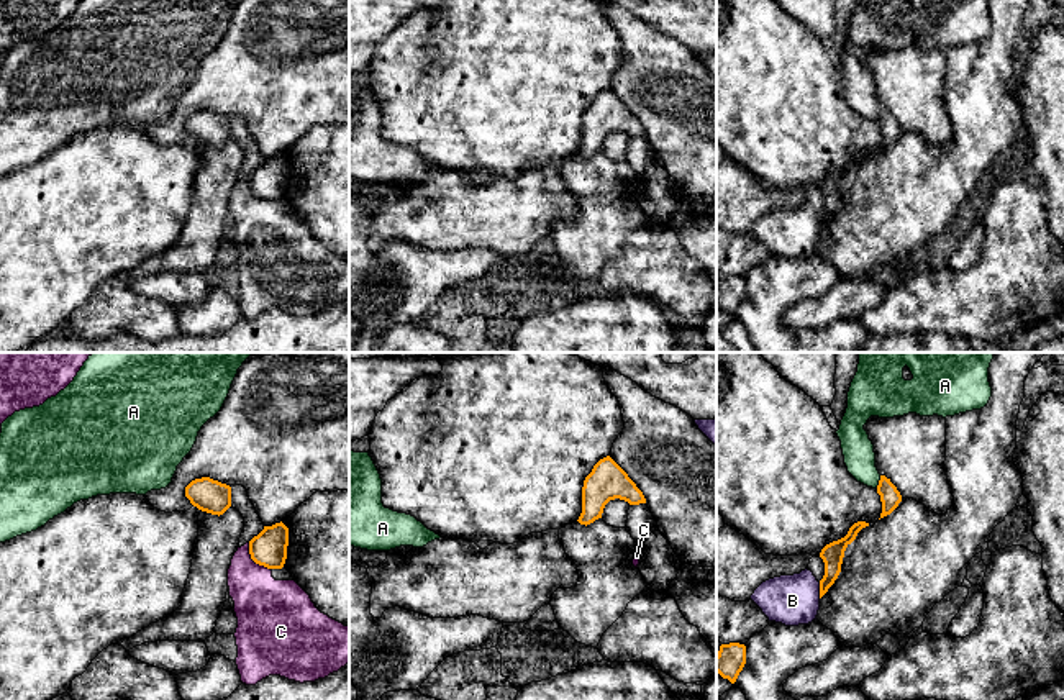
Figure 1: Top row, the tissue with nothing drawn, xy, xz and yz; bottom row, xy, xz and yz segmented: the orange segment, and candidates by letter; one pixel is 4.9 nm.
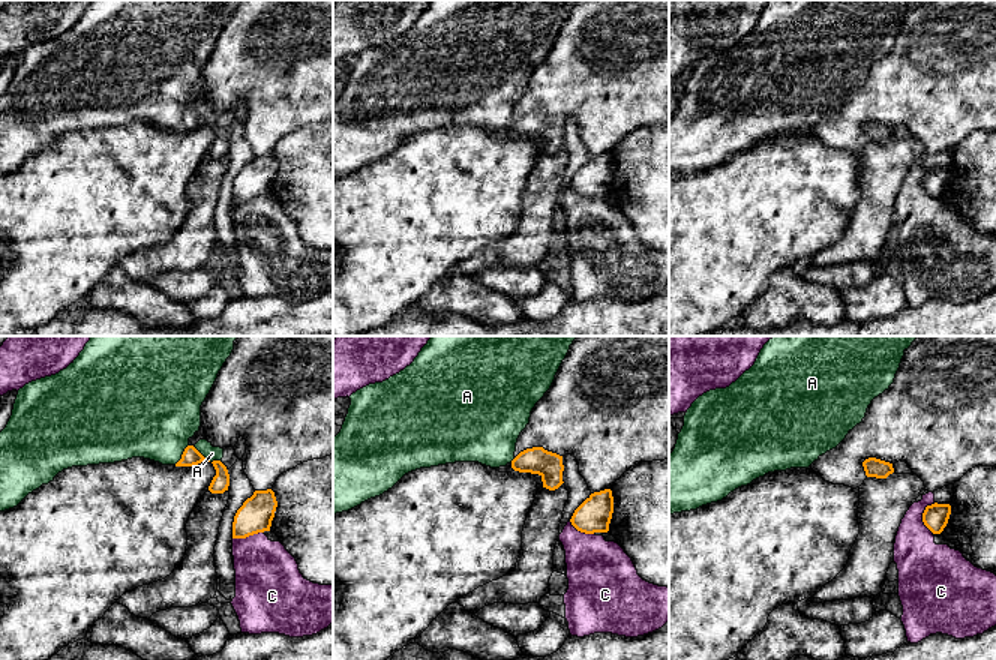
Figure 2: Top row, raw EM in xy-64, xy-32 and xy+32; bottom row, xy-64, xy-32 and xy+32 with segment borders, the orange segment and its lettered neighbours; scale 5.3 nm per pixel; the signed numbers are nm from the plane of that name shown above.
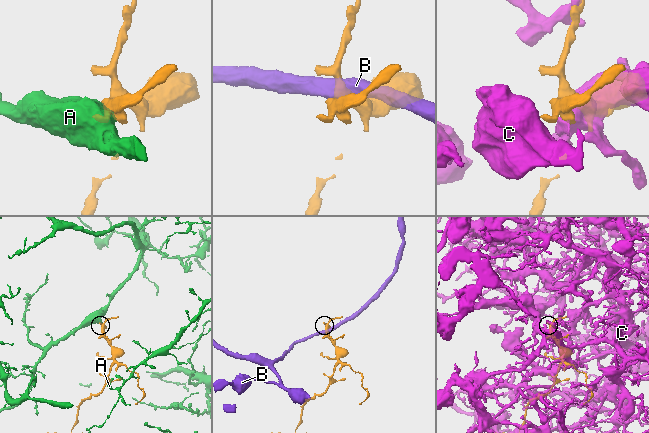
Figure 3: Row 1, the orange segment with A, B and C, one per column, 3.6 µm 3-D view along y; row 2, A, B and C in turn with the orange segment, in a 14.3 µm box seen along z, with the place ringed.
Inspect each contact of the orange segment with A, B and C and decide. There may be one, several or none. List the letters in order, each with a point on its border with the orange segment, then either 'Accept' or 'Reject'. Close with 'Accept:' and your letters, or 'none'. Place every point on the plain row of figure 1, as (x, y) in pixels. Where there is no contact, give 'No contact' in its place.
A: Touches orange at yz (879, 115). Accept
B: Touches orange at yz (820, 223). Reject
C: Touches orange at xy (253, 192). Reject
Accept: A

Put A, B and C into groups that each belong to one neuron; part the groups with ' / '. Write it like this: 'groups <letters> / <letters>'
groups A / B / C

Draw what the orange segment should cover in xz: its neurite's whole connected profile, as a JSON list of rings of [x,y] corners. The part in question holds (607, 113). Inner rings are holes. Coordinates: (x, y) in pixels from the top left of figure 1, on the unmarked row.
[[[610,90],[600,92],[585,110],[582,120],[580,157],[590,157],[602,151],[603,141],[610,133],[625,133],[630,138],[646,136],[643,125],[628,107]]]

